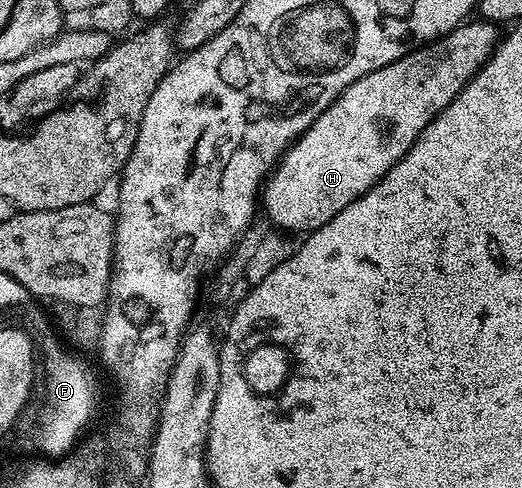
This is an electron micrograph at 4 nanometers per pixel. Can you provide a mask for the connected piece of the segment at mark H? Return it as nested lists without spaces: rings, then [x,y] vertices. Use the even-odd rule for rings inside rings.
[[[480,18],[461,24],[448,36],[408,52],[403,58],[351,82],[333,105],[310,128],[298,136],[285,155],[277,161],[263,185],[263,212],[278,229],[286,233],[308,234],[331,222],[339,210],[351,206],[371,186],[375,186],[411,150],[419,134],[453,99],[467,86],[467,82],[489,61],[489,56],[497,47],[499,32],[492,23]]]

